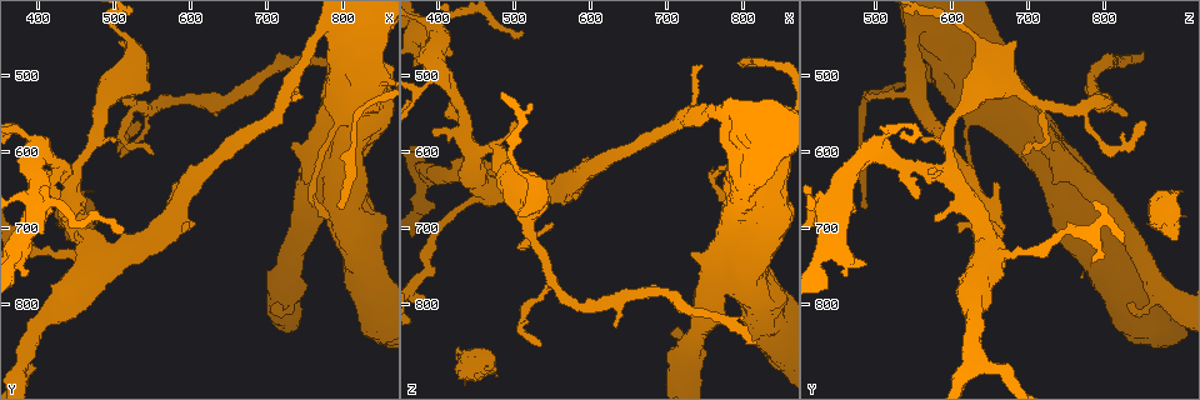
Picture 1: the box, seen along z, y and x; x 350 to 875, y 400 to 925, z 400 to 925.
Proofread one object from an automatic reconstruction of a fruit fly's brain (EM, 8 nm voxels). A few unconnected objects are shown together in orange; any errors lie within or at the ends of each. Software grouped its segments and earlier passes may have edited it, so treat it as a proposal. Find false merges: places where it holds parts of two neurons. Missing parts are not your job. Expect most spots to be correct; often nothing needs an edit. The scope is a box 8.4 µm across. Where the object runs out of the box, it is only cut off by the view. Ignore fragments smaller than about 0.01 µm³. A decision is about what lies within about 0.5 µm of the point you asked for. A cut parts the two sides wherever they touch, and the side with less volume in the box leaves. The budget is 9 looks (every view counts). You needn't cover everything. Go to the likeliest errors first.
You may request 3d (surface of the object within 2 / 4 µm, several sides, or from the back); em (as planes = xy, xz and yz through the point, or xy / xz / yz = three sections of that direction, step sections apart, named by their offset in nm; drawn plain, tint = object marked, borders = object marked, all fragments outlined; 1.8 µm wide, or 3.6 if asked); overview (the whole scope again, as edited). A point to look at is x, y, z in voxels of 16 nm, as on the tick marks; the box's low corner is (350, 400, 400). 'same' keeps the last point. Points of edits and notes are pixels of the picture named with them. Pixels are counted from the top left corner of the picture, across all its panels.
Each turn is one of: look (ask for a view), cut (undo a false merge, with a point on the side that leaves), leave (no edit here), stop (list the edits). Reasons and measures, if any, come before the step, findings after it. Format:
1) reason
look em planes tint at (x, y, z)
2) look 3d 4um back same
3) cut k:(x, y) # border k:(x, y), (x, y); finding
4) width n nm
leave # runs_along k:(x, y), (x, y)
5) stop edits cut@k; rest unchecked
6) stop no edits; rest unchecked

sudden change in width
look 3d 4um at (450, 655, 880)

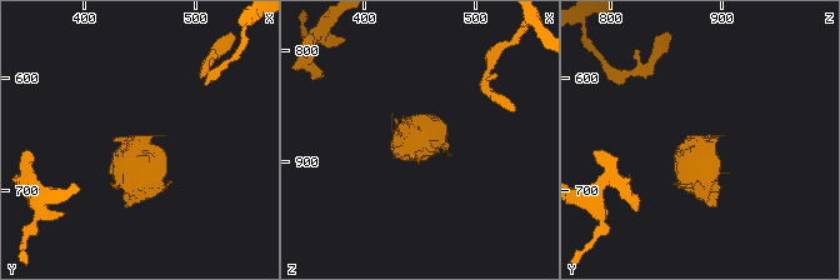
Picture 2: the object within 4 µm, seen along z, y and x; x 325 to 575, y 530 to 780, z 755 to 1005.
now the EM
look em 3.6um yz step 8 tint at (456, 658, 880)

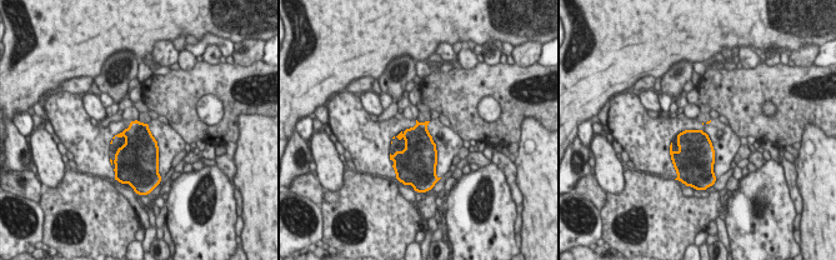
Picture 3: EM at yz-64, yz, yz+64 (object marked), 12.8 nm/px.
leave # continuous, no second neuron

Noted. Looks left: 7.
thick turns thin
look 3d 4um at (395, 665, 435)

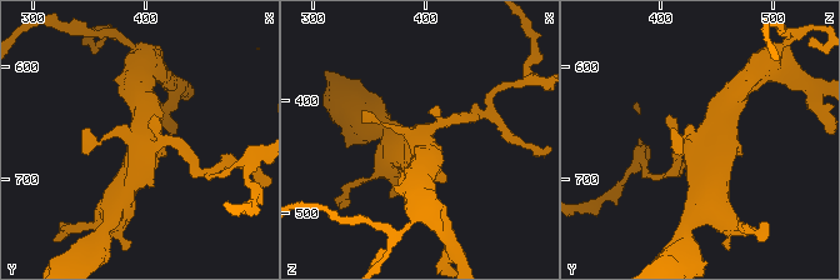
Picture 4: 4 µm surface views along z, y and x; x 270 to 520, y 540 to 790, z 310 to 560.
need the tissue
look em planes tint at (396, 666, 438)

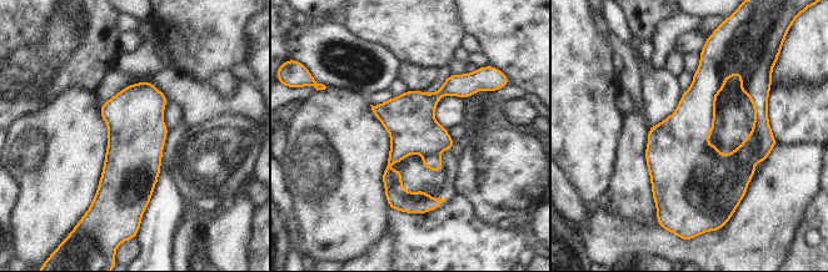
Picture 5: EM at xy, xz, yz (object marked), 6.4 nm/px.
leave # runs_along 5:(460, 77), (412, 121), (388, 164), (404, 207); continuous, no second neuron

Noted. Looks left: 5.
sudden change in width
look 3d 4um at (510, 445, 625)

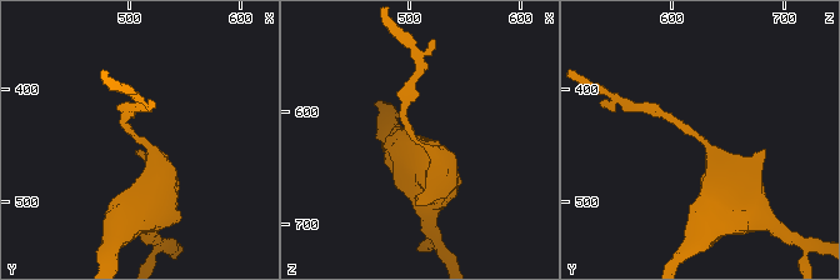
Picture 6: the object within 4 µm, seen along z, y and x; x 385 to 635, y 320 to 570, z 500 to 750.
need the tissue
look em planes tint at (510, 448, 628)

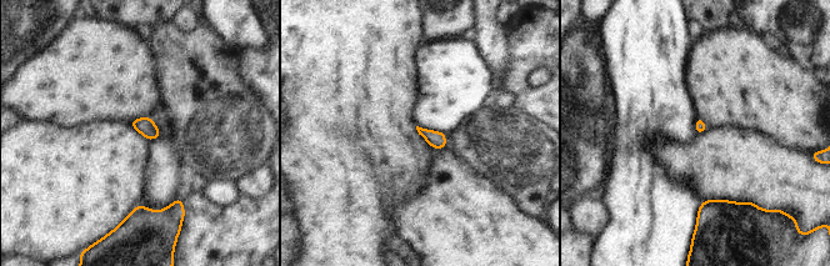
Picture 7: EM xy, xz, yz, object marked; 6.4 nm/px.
leave # all the same neuron

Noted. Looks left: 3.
four arms meet
look 3d 4um at (470, 725, 650)

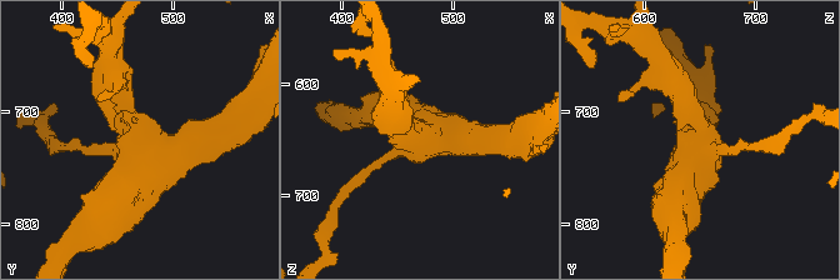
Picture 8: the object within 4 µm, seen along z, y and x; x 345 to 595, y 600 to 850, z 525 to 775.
arms 4; shape alone is not enough
look em 3.6um planes borders at (468, 724, 650)

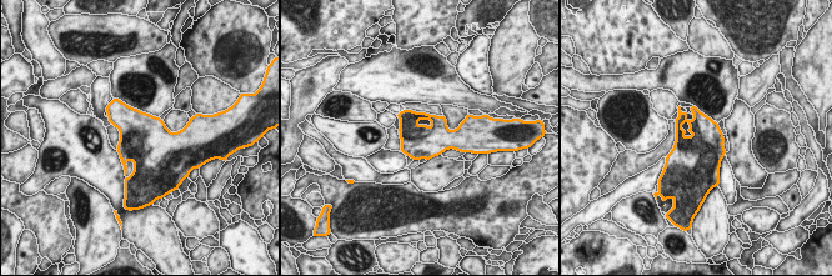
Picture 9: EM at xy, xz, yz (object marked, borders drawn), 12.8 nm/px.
width 600 nm
leave # one neuron here

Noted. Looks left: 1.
stop no edits; rest unchecked

